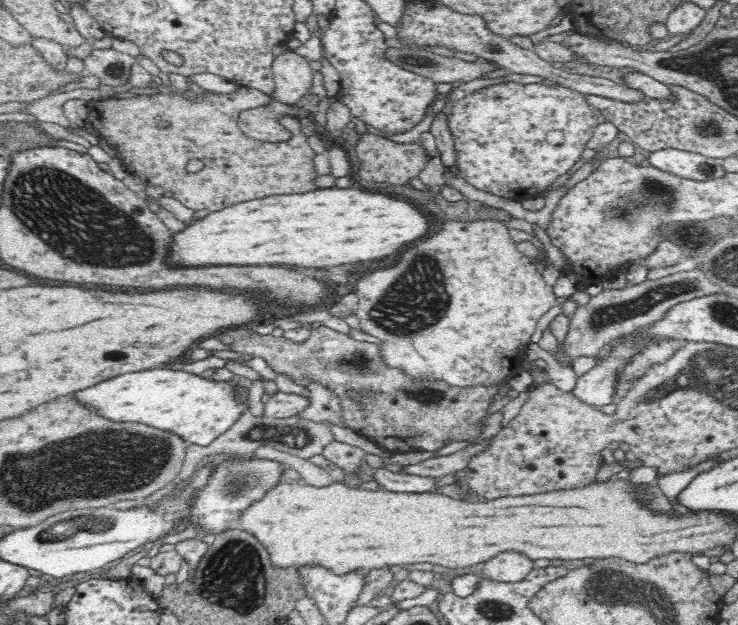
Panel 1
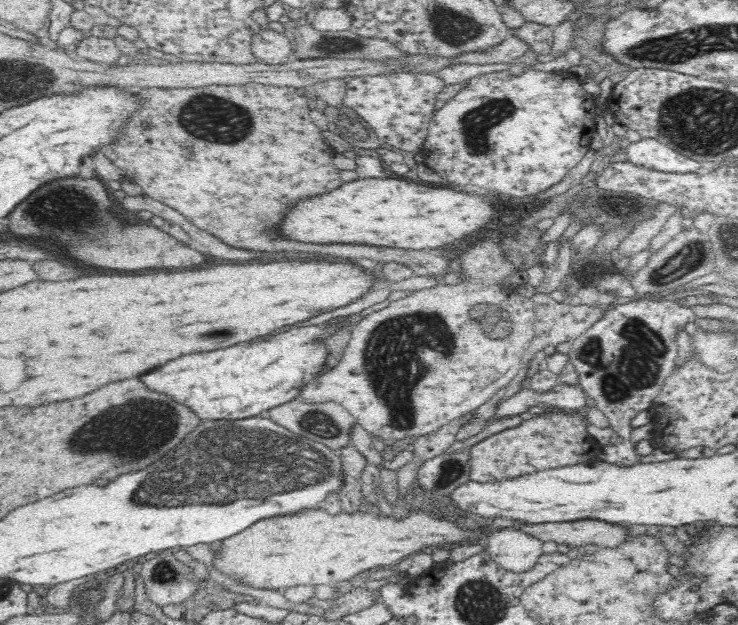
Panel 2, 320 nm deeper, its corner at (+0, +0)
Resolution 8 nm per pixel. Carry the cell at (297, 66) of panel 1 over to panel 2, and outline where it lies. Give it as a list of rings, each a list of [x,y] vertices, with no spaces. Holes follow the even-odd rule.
[[[261,28],[260,32],[252,37],[251,49],[259,62],[280,64],[288,60],[292,52],[292,44],[282,32]]]

